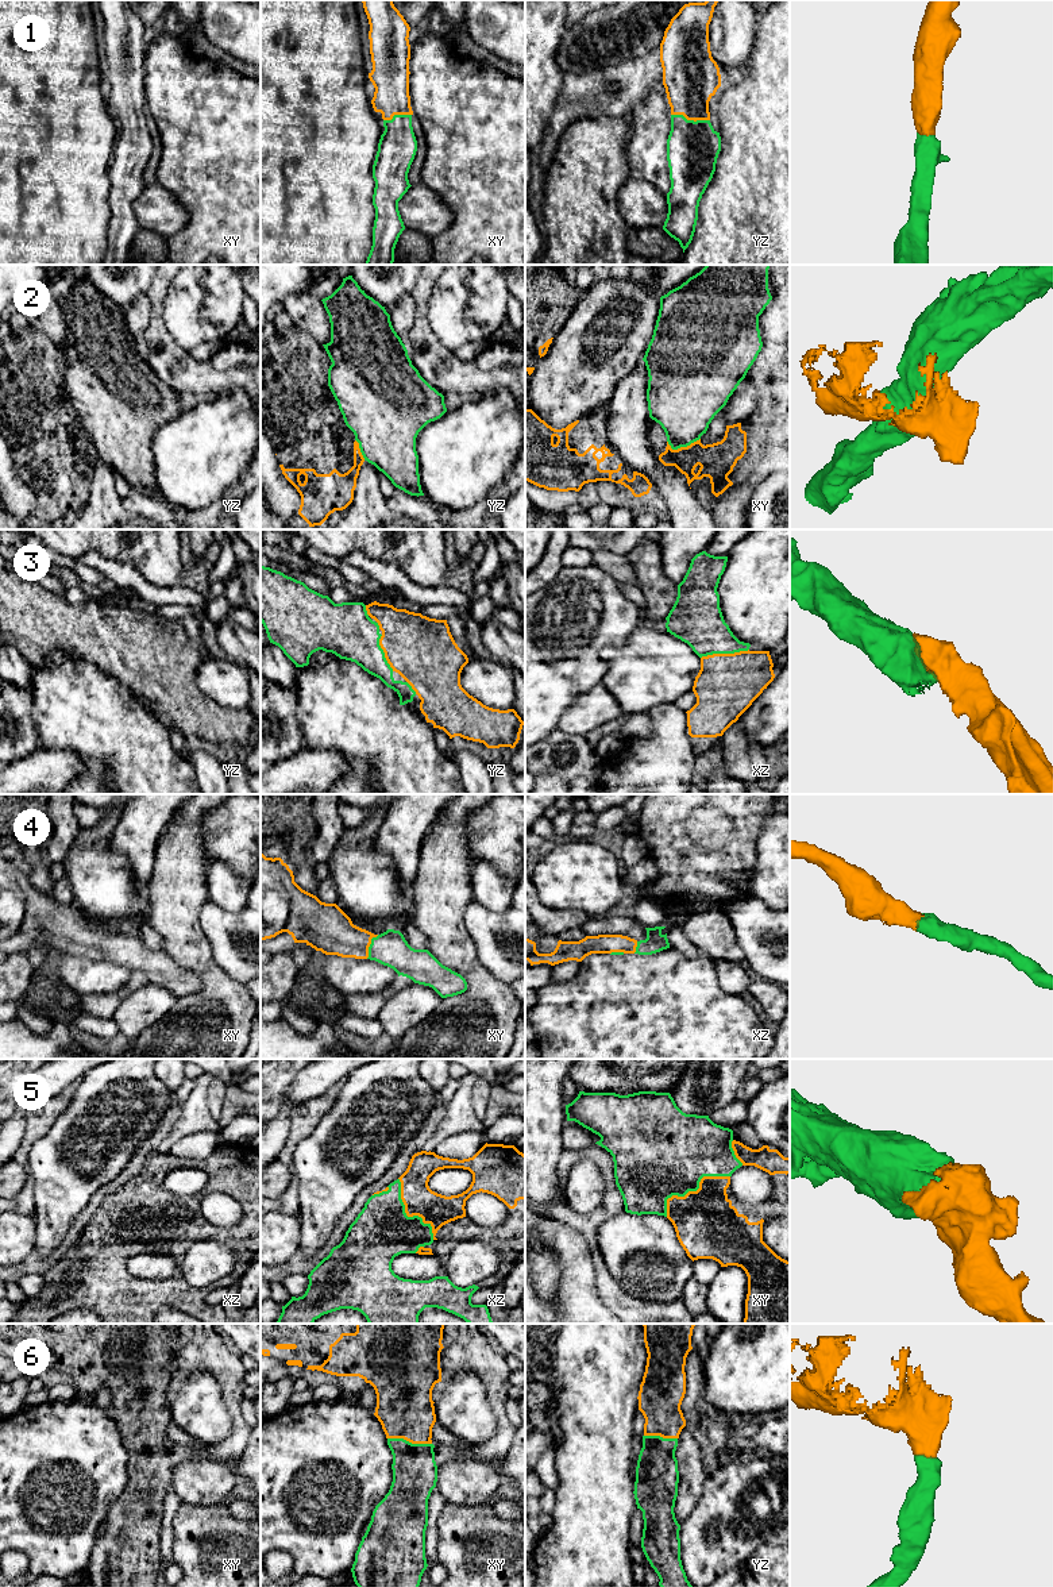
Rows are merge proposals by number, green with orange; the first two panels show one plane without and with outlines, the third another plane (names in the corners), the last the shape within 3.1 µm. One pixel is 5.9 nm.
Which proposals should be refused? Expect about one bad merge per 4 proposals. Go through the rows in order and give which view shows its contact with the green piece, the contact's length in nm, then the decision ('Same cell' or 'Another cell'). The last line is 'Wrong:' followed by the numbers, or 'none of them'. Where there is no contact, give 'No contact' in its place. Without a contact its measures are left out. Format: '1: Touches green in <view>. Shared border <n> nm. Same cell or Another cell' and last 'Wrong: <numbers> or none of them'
1: Touches green in yz. Shared border 240 nm. Same cell
2: Touches green in xy. Shared border 200 nm. Another cell
3: Touches green in xz. Shared border 300 nm. Same cell
4: Touches green in xy. Shared border 160 nm. Same cell
5: Touches green in xy. Shared border 460 nm. Same cell
6: Touches green in xy. Shared border 260 nm. Same cell
Wrong: 2

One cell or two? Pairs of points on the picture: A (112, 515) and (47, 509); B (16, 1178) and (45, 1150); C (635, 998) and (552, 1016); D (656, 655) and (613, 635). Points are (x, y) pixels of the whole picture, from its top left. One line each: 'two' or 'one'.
A: two
B: two
C: one
D: two

